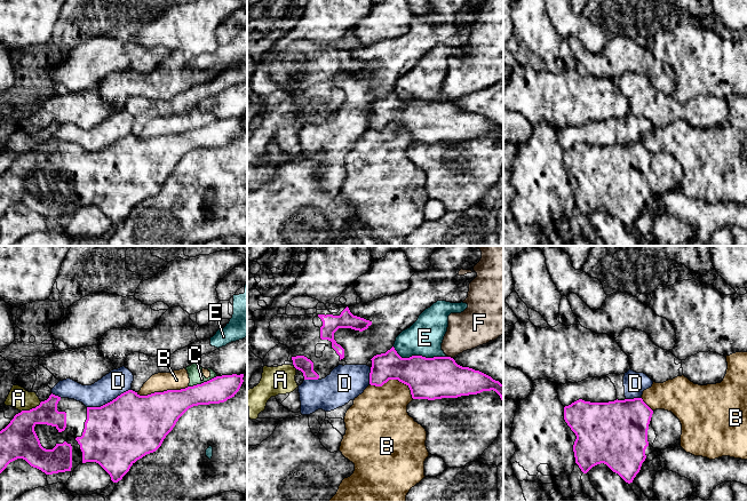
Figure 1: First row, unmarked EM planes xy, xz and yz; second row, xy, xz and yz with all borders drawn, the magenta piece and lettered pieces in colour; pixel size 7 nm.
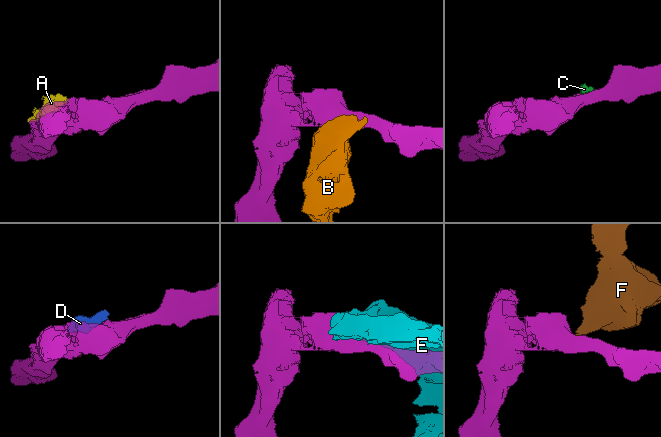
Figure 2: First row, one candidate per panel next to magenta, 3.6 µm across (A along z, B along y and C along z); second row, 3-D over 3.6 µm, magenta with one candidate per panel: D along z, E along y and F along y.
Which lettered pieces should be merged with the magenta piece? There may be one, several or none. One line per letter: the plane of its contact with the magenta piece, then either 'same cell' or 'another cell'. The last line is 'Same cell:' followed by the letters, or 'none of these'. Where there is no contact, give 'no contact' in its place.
A: xy | another cell
B: xy | another cell
C: xy | another cell
D: xy | another cell
E: xz | another cell
F: xz | another cell
Same cell: none of these

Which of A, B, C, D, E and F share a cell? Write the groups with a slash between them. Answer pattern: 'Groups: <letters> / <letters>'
Groups: A / B C F / D / E

